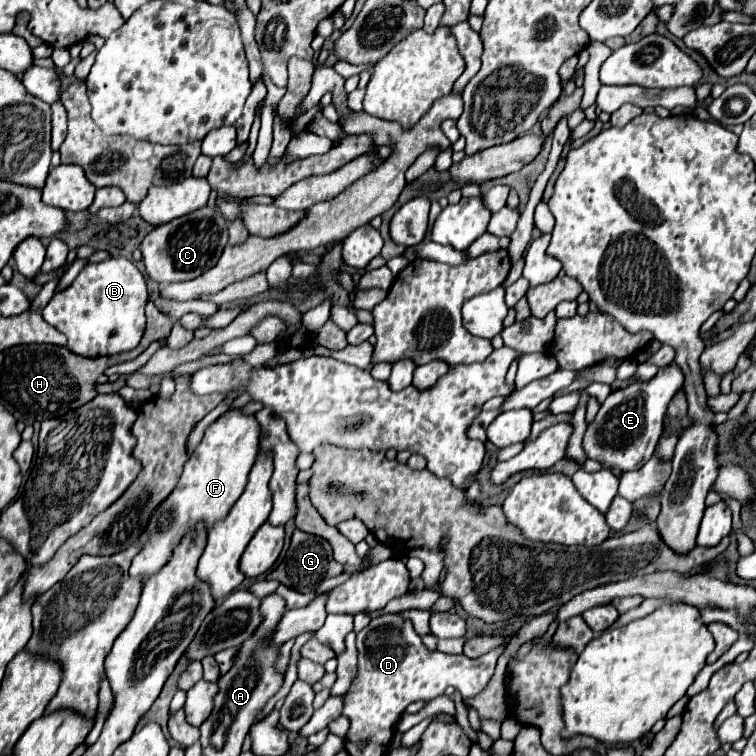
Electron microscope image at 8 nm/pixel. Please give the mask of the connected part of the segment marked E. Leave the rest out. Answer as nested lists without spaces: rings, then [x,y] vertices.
[[[670,364],[660,368],[660,372],[648,382],[636,382],[612,392],[584,434],[584,450],[588,458],[602,462],[606,468],[618,466],[622,472],[642,468],[652,458],[660,440],[664,408],[668,408],[668,400],[672,400],[672,396],[682,388],[682,382],[682,370],[676,364]]]

